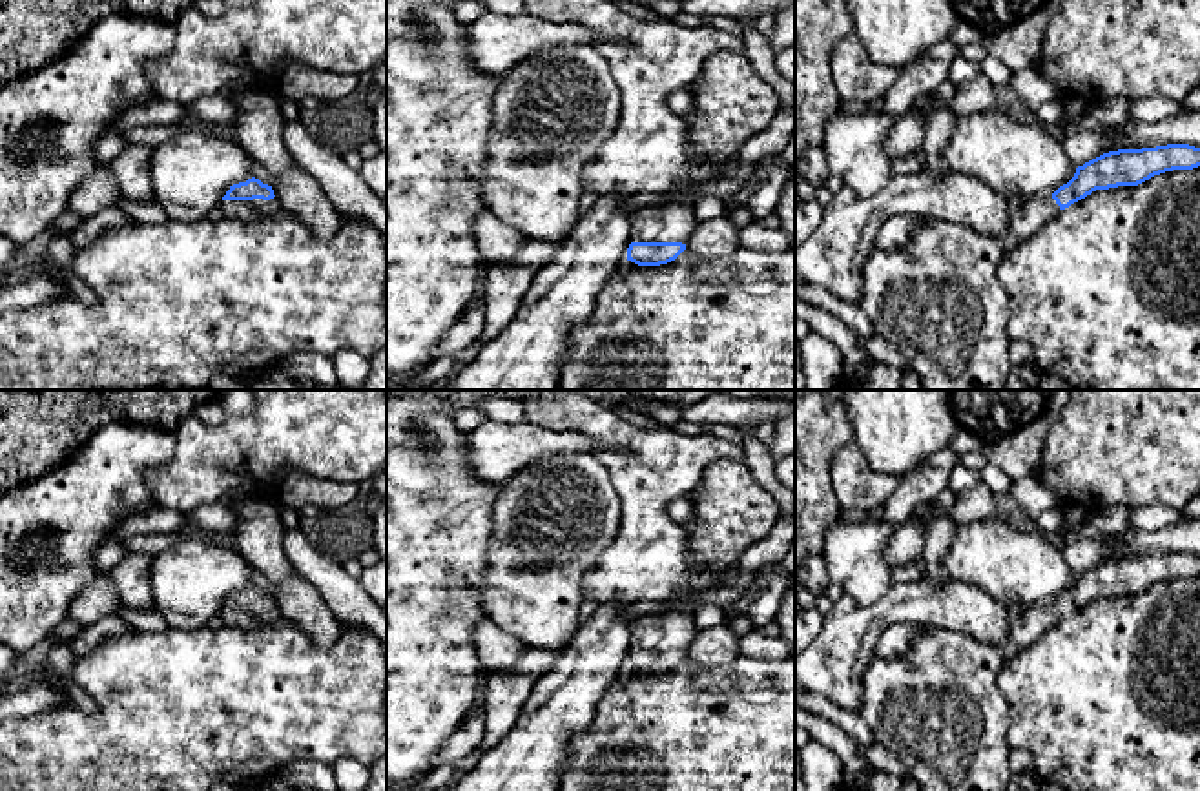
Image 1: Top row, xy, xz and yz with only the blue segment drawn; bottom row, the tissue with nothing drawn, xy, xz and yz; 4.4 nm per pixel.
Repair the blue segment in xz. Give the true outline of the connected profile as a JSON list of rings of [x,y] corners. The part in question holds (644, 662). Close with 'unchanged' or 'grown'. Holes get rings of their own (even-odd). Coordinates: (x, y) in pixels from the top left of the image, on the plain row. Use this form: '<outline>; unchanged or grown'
[[[744,461],[706,465],[689,499],[693,521],[684,530],[691,554],[709,570],[698,574],[695,587],[631,622],[627,669],[638,674],[667,673],[686,658],[697,636],[697,598],[719,587],[711,570],[737,565],[779,518],[773,494],[753,478]]]; grown

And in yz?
[[[1189,552],[1118,558],[1078,574],[1074,585],[1050,605],[1027,607],[1010,622],[1003,645],[990,645],[956,631],[923,629],[903,656],[870,662],[863,674],[859,716],[872,729],[875,744],[894,751],[906,765],[921,791],[1007,791],[1012,778],[1009,707],[996,683],[1001,665],[1061,618],[1096,598],[1138,594],[1154,583],[1198,574],[1200,556]]]; grown

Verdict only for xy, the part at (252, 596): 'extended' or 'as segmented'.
extended

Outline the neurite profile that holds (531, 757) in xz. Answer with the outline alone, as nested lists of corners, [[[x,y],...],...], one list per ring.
[[[622,600],[596,605],[593,616],[580,623],[571,642],[558,654],[554,667],[538,678],[514,727],[471,771],[460,775],[447,791],[560,789],[571,742],[578,733],[587,731],[598,702],[616,680],[618,673],[627,667],[631,622],[620,616],[627,605]]]

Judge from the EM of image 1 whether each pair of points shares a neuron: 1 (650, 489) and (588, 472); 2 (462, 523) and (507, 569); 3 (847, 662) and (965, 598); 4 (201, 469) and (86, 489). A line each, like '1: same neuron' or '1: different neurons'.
1: different neurons
2: different neurons
3: same neuron
4: different neurons

